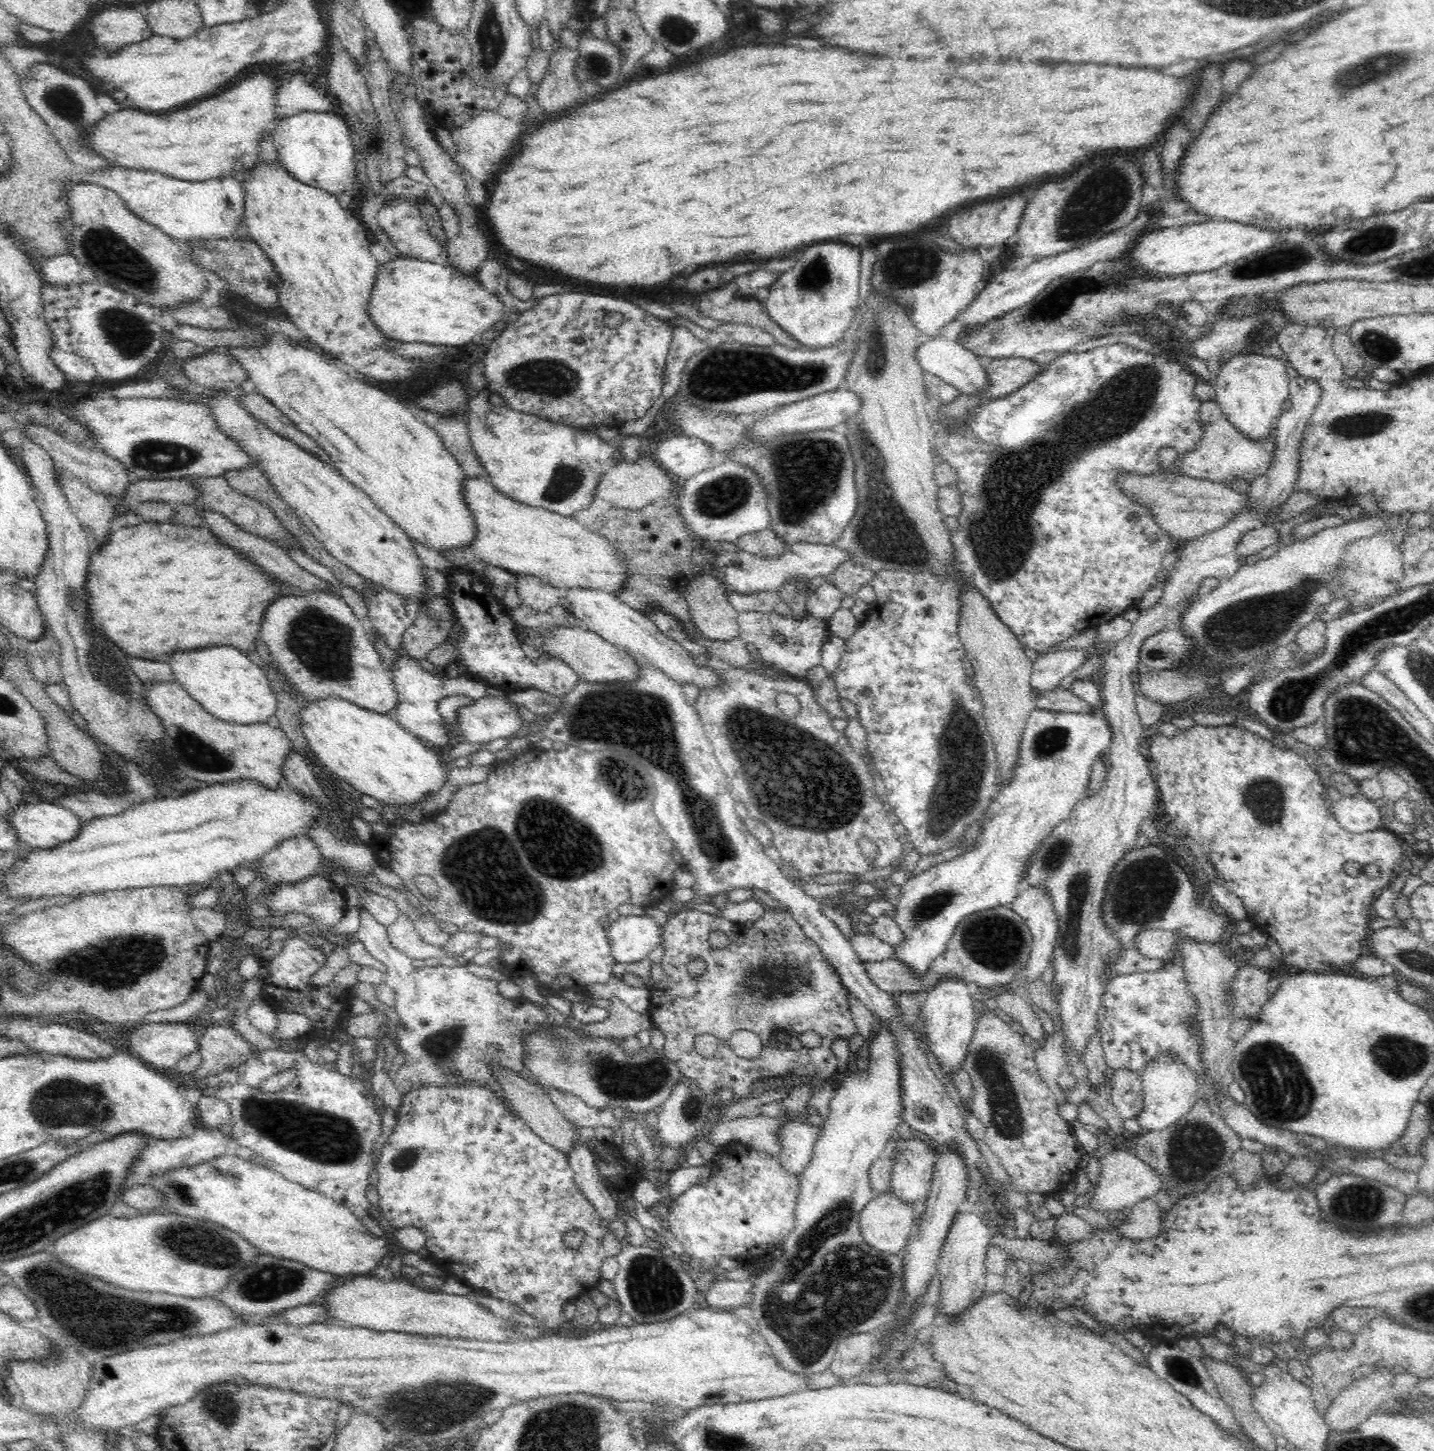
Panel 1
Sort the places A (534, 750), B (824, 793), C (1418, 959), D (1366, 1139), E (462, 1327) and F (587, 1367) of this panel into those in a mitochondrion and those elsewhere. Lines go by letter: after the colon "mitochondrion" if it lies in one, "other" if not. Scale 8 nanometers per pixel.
A: other
B: mitochondrion
C: mitochondrion
D: other
E: other
F: other

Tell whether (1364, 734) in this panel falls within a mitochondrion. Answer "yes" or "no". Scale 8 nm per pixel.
yes

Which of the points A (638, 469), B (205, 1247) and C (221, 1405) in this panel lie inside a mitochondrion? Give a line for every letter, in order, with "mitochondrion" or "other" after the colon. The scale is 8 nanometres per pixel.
A: other
B: mitochondrion
C: mitochondrion

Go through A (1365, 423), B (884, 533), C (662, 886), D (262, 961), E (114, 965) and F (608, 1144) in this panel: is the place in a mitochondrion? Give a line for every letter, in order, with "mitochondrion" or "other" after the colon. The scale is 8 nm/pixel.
A: mitochondrion
B: mitochondrion
C: other
D: other
E: mitochondrion
F: other

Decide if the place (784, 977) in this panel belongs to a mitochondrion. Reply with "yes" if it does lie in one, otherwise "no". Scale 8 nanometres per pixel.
yes

